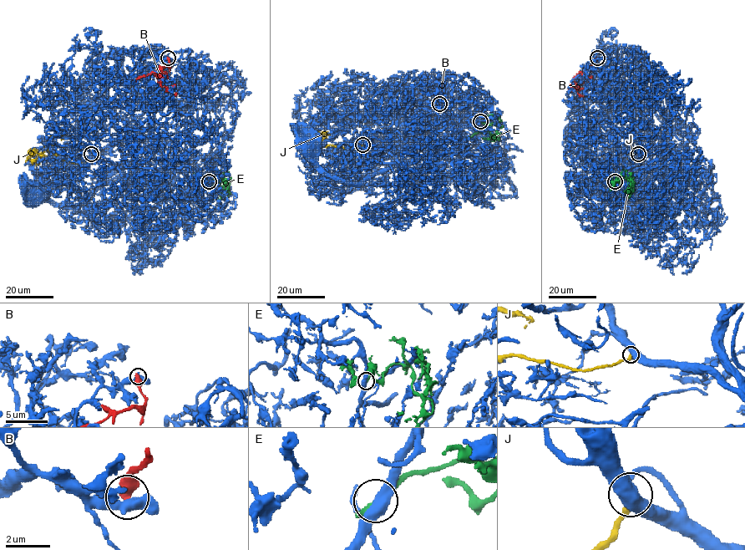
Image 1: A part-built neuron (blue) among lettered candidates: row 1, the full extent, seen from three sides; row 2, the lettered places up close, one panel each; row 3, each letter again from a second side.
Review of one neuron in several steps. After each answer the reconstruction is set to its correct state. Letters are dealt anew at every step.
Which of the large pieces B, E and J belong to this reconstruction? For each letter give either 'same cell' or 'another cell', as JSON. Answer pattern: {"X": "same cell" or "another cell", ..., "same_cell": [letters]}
{"B": "another cell", "E": "another cell", "J": "same cell", "same_cell": ["J"]}

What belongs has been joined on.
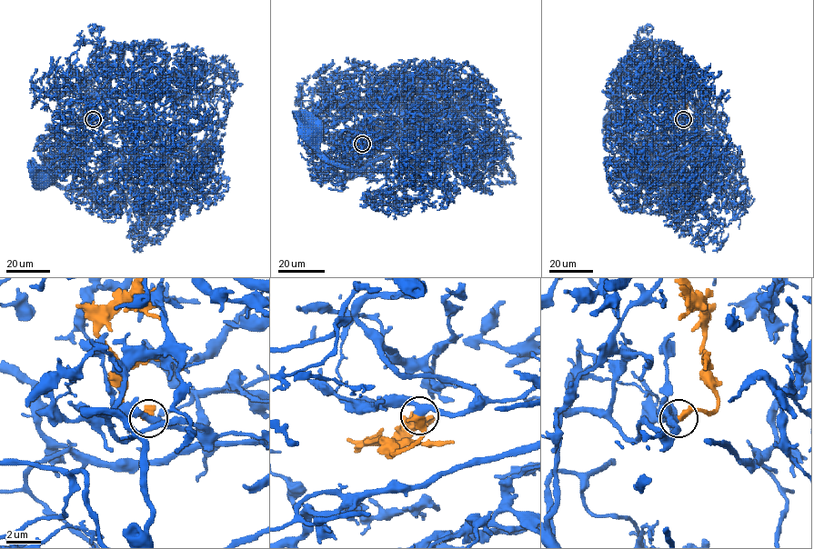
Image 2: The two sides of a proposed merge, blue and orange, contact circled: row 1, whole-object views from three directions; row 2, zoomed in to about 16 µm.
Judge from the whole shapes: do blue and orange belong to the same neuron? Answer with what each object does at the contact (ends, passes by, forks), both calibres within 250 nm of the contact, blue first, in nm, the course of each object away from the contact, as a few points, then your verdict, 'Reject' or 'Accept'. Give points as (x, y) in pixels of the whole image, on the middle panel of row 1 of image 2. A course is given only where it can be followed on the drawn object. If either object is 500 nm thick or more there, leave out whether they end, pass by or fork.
At the ring blue passes by. At the ring orange ends. Thickness 360 nm (blue) against 440 nm. Course of blue: (362, 144), (369, 141), (355, 133), (359, 122), (351, 115), (334, 119), (324, 101), (314, 109), (311, 133). Course of orange: (362, 144), (358, 149), (355, 147), (360, 143), (360, 138). Accept

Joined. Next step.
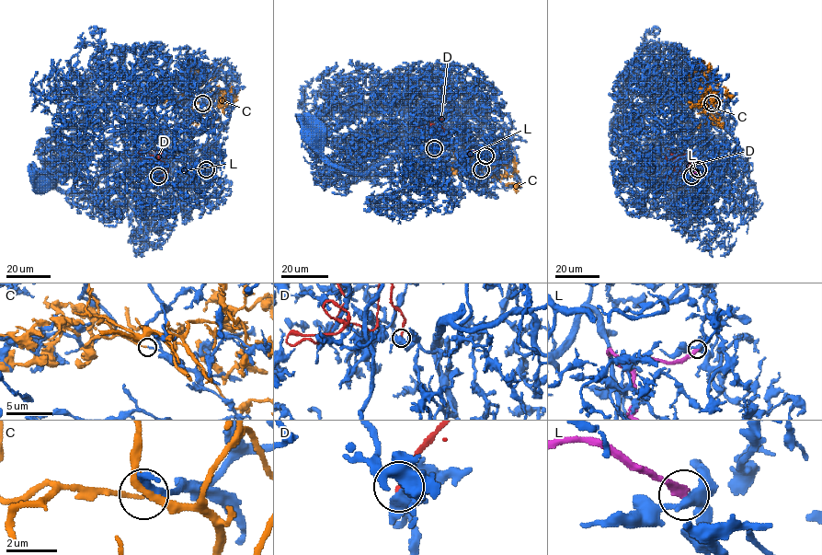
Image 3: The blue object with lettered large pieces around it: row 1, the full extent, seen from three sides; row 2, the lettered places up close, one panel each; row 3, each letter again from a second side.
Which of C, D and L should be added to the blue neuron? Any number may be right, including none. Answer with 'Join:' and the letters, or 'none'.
Join: none

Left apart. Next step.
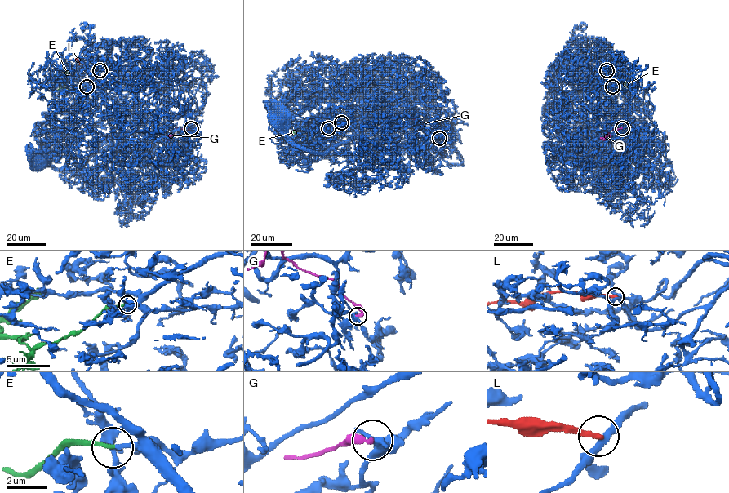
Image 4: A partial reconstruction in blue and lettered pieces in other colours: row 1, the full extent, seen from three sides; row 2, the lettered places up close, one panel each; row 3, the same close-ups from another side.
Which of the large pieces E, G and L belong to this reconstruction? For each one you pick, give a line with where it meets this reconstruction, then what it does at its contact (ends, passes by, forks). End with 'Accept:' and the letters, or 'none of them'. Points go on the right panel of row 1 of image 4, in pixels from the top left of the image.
E: (612, 86) | it ends
Accept: E

